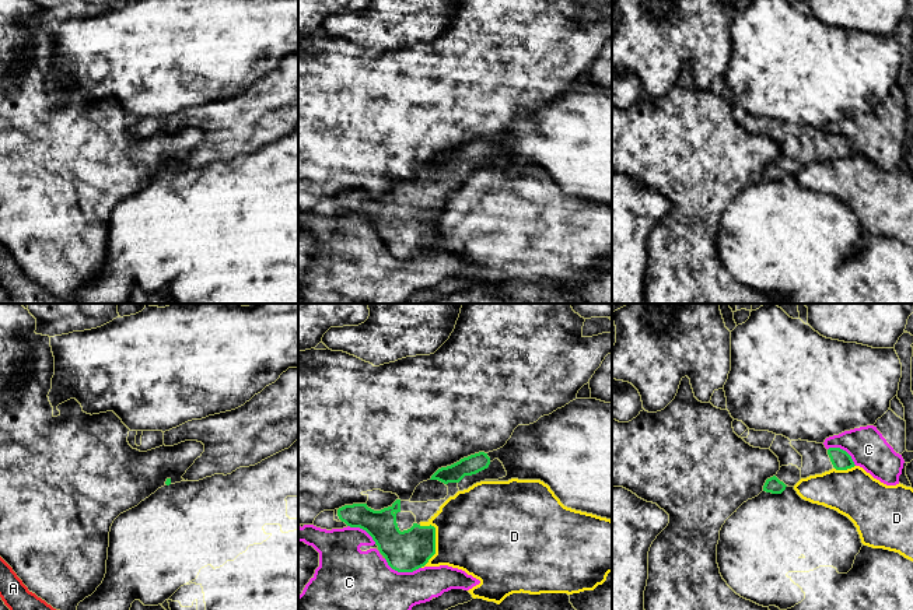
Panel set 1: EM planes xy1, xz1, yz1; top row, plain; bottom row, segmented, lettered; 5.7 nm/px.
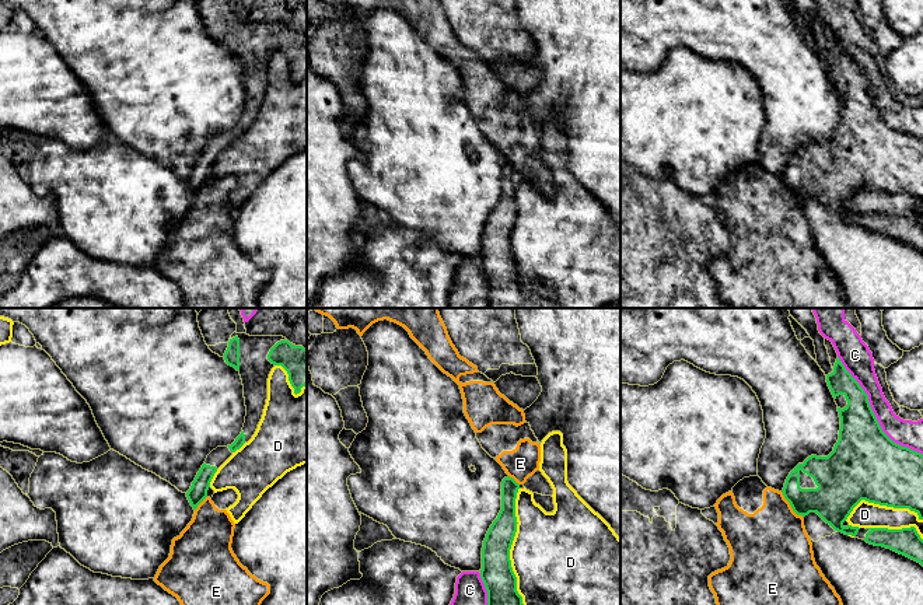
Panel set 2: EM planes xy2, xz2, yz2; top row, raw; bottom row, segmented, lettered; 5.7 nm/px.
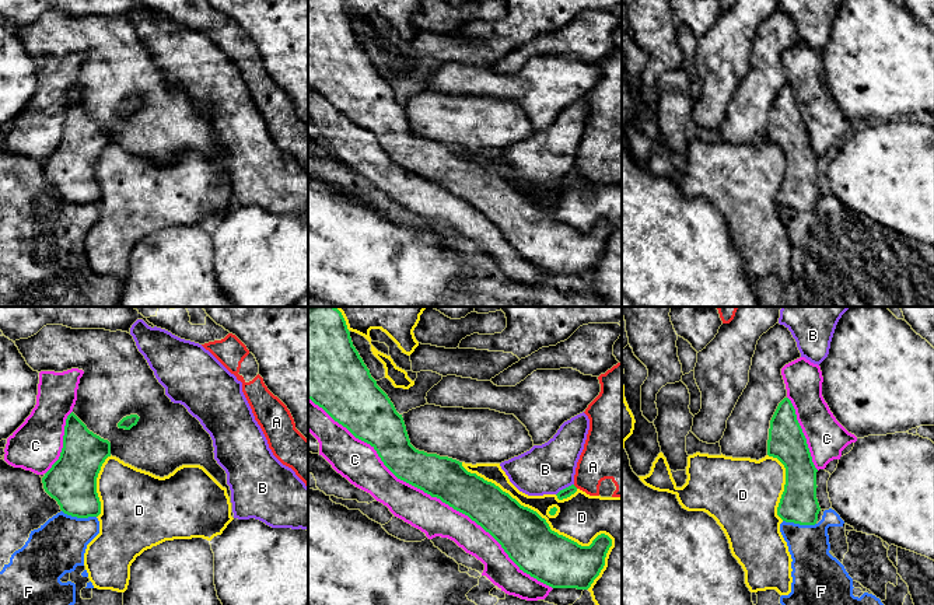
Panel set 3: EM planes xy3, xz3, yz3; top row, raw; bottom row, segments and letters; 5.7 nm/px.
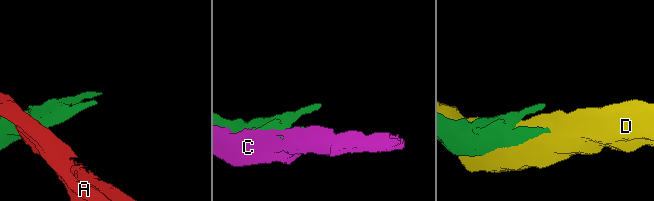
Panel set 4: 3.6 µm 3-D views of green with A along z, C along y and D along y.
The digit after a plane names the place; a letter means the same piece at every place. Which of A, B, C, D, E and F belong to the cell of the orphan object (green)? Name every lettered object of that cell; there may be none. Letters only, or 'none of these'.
none of these

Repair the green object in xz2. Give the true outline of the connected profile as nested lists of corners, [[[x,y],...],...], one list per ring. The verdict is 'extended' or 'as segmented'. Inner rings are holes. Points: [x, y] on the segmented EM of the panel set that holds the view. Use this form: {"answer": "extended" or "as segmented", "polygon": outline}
{"answer": "as segmented", "polygon": [[[513,478],[503,479],[501,510],[483,541],[480,578],[487,591],[487,605],[524,605],[510,560],[518,524],[515,517],[518,489],[520,485]]]}

